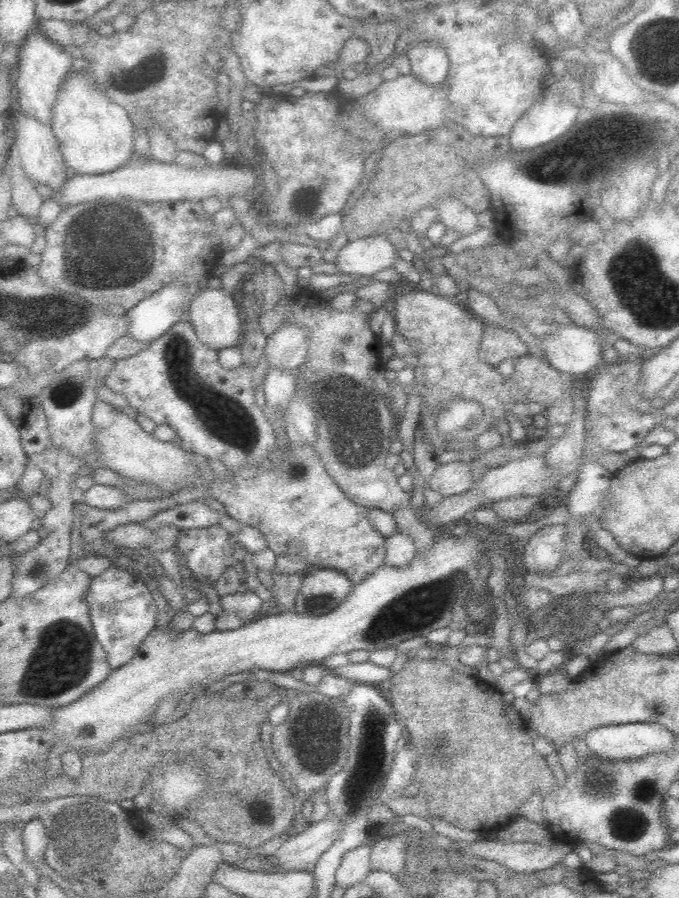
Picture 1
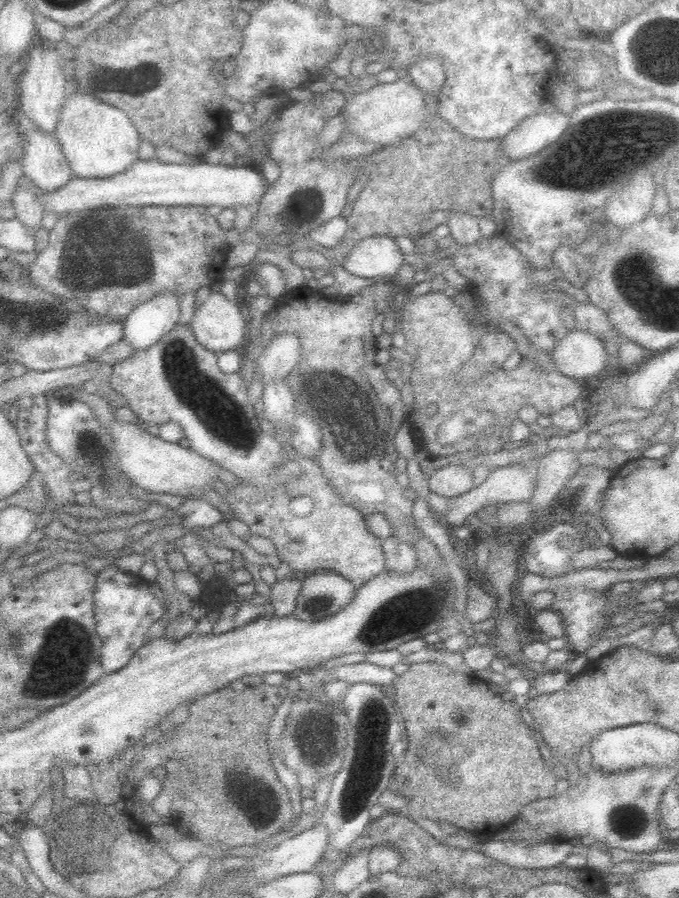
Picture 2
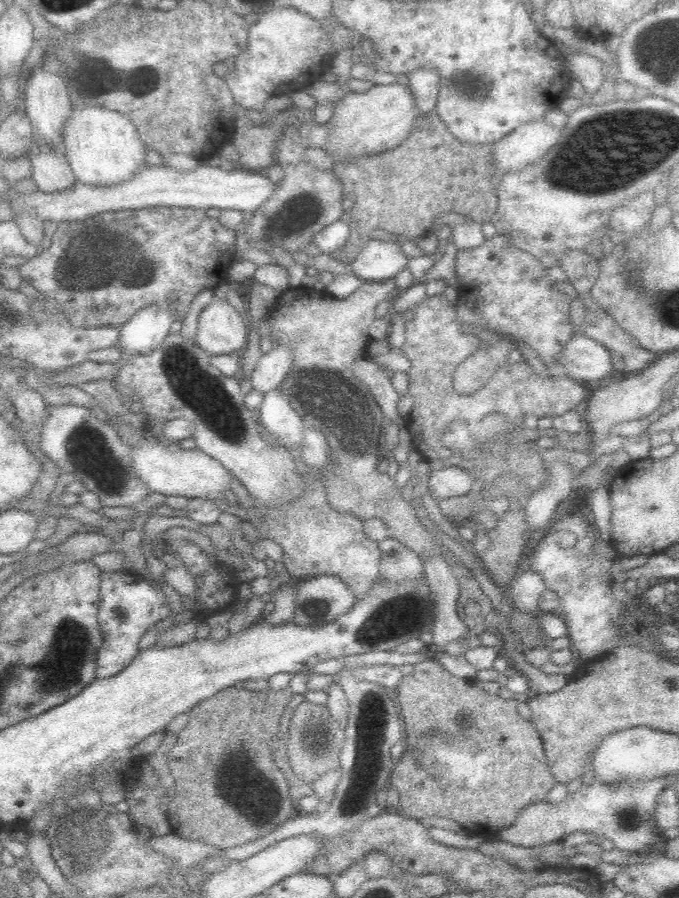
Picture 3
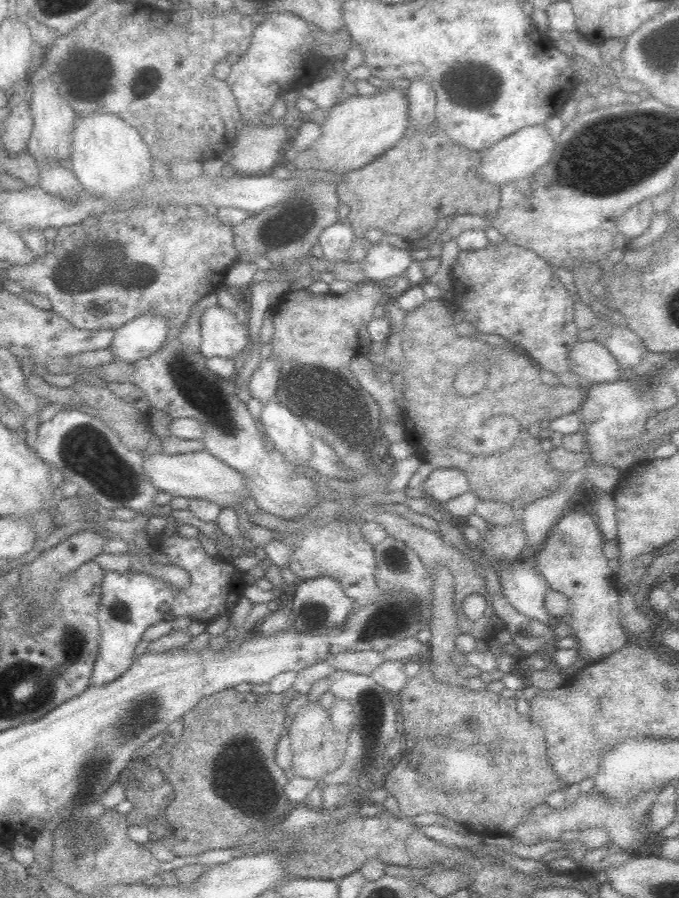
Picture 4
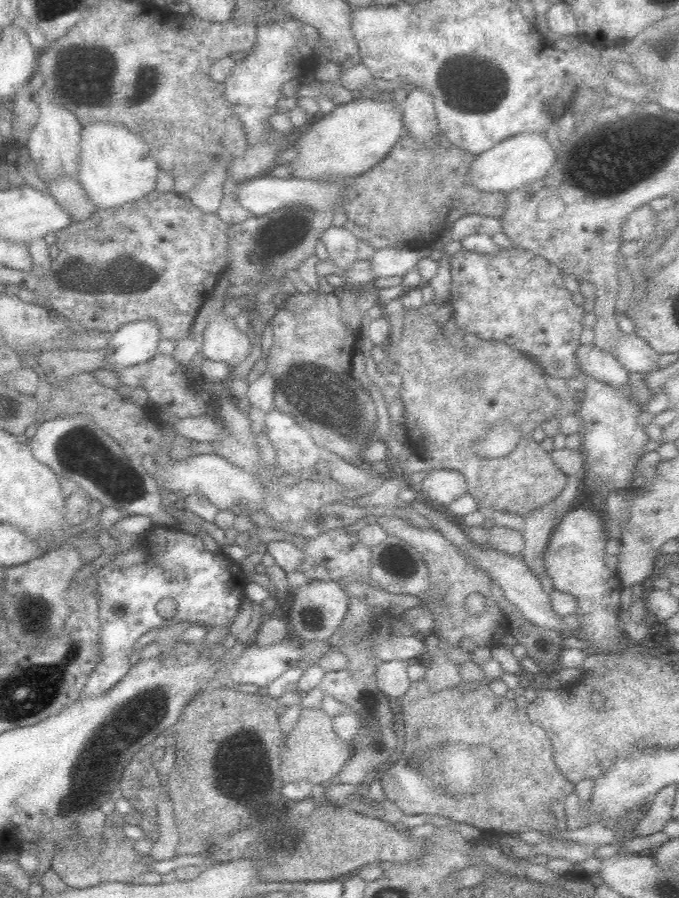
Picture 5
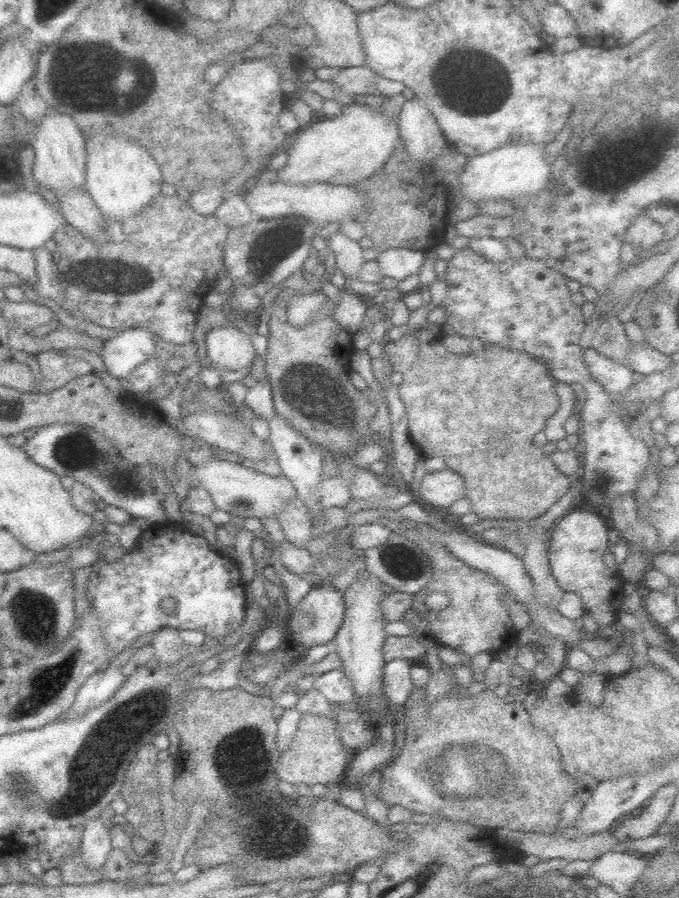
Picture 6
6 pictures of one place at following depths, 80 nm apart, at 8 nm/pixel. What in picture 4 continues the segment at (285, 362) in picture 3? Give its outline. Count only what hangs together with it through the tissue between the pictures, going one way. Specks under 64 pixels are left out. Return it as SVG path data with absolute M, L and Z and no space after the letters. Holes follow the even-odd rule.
M277 358L262 359L253 371L248 388L251 396L258 399L263 405L275 398L278 379L280 378L280 363Z

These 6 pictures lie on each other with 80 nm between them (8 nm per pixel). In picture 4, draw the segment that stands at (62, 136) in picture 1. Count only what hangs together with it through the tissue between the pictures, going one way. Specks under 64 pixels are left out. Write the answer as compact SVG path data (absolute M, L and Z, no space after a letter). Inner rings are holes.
M90 114L76 122L74 142L72 142L72 170L86 192L112 200L124 196L152 178L150 170L152 154L142 142L136 128L126 124L114 114Z

